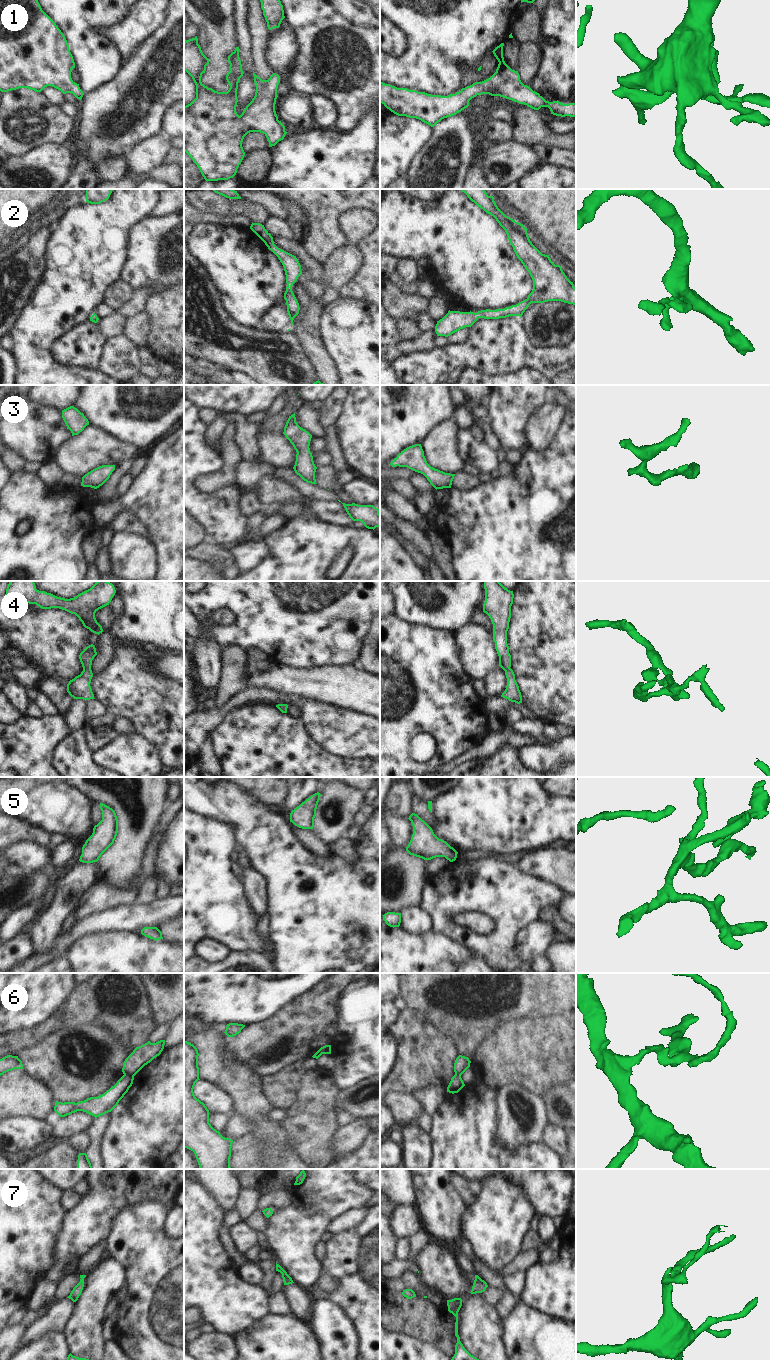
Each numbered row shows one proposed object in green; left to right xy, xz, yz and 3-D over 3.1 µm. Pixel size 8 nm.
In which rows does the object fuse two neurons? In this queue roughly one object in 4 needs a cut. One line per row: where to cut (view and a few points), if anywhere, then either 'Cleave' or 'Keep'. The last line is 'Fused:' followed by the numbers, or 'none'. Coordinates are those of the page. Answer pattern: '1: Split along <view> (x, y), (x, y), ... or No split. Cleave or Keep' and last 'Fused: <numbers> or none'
1: No split. Keep
2: No split. Keep
3: No split. Keep
4: No split. Keep
5: No split. Keep
6: Split along xy (124, 1074), (130, 1074), (133, 1077). Cleave
7: No split. Keep
Fused: 6

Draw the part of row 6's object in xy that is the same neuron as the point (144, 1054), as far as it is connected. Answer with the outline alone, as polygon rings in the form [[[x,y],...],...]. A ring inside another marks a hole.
[[[160,1040],[156,1043],[148,1041],[136,1047],[123,1063],[123,1074],[134,1077],[145,1065],[161,1054],[164,1045],[165,1040]]]

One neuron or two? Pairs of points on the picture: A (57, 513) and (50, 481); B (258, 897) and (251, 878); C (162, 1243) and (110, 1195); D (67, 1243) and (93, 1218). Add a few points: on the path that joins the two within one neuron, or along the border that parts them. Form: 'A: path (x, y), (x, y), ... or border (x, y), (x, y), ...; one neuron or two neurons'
A: border (36, 473), (49, 487), (56, 488), (59, 486); two neurons
B: path (258, 892), (256, 883); one neuron
C: border (145, 1199), (125, 1205), (111, 1220), (110, 1227); two neurons
D: path (73, 1238), (87, 1224); one neuron

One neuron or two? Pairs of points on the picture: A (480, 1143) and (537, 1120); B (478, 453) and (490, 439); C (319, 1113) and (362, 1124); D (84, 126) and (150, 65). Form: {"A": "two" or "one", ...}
{"A": "two", "B": "two", "C": "two", "D": "one"}

